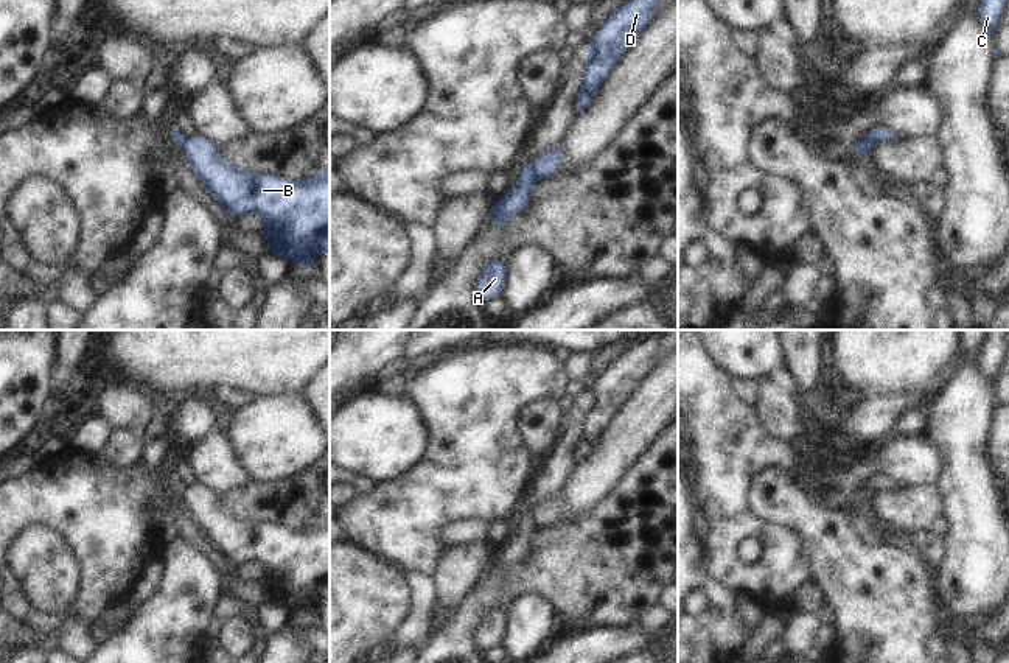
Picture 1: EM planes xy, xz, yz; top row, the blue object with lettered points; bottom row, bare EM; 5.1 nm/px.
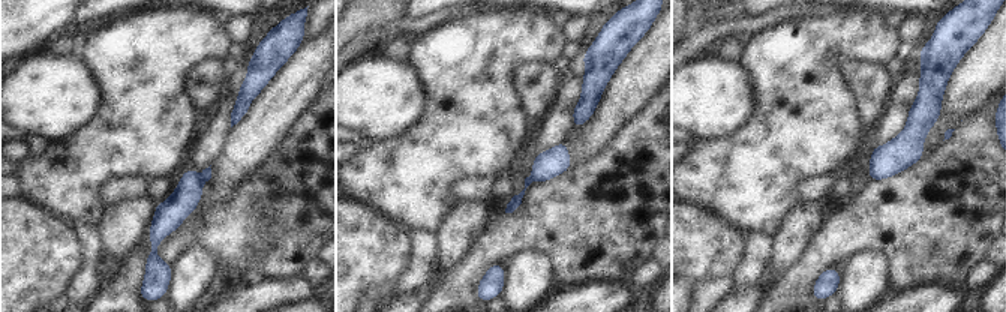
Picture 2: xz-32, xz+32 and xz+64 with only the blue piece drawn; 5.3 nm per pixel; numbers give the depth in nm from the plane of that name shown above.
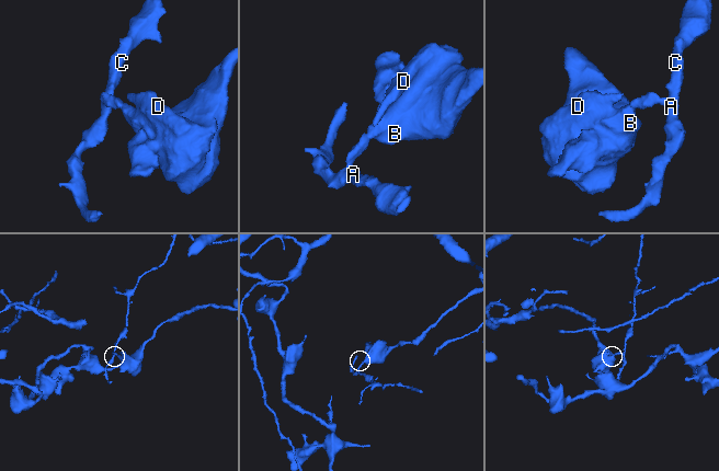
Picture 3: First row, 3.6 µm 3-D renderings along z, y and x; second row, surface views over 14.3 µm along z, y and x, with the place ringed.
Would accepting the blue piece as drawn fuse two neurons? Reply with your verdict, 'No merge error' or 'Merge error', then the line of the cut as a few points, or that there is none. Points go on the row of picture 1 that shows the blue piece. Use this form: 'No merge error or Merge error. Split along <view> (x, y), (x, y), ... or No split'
Merge error. Split along xz (532, 164), (532, 173), (537, 178)

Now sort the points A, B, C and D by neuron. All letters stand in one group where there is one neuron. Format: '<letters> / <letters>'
A C / B D

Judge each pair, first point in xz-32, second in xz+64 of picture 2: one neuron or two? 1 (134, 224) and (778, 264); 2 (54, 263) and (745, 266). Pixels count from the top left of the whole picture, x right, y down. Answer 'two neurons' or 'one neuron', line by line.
1: one neuron
2: two neurons

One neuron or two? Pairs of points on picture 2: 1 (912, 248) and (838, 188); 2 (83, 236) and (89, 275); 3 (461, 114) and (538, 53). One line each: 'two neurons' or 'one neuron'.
1: two neurons
2: one neuron
3: one neuron

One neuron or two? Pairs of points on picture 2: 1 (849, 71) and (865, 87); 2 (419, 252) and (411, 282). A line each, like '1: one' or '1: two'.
1: one
2: one

